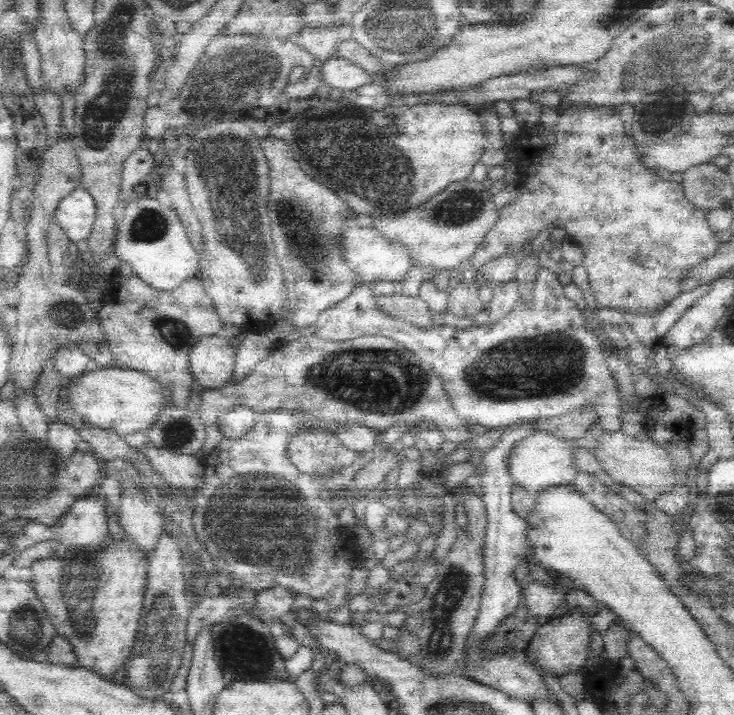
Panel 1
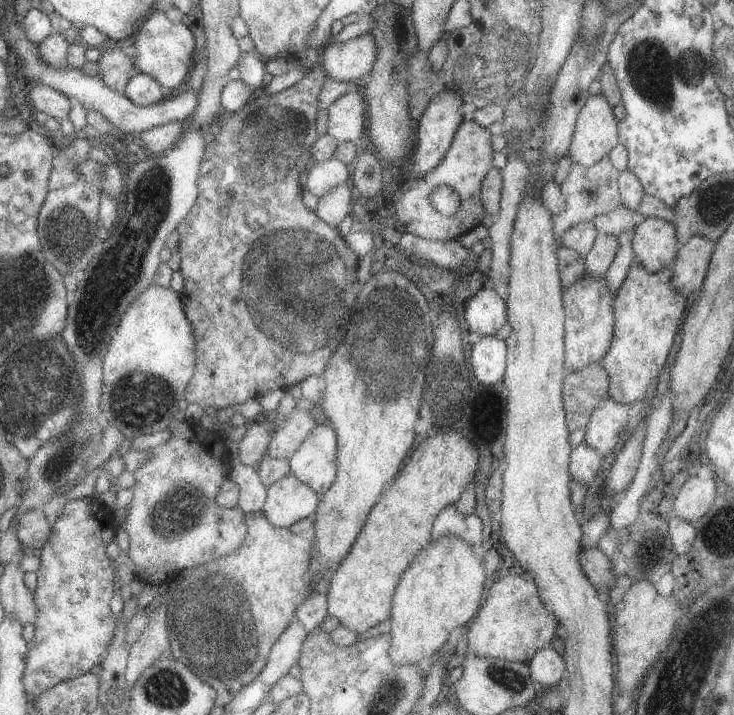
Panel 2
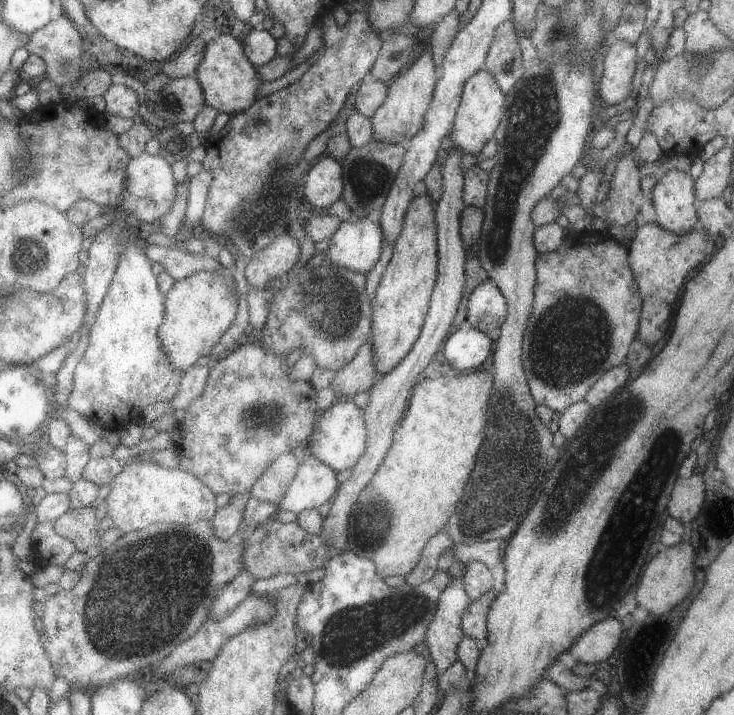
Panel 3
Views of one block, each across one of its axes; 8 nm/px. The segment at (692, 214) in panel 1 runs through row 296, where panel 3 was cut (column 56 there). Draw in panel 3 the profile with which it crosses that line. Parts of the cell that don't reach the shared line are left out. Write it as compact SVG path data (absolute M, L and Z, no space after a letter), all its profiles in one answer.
M197 522L197 524L189 524L189 526L177 526L177 524L149 524L137 532L127 532L123 534L121 538L117 538L111 546L107 546L103 552L99 552L95 558L91 558L85 568L81 570L81 578L77 580L77 584L69 590L59 590L57 594L53 596L47 596L45 598L45 608L43 608L43 616L41 616L41 646L45 648L45 654L49 656L51 660L51 668L55 672L55 678L65 678L71 686L77 684L81 690L93 694L93 690L99 690L107 684L113 684L117 680L125 680L131 672L139 672L141 668L145 666L151 666L155 662L161 662L167 654L173 652L175 646L179 646L181 642L185 642L187 638L191 638L199 628L201 624L205 624L207 620L207 612L209 612L209 606L215 598L217 592L221 592L237 574L241 574L243 570L243 538L235 538L235 540L221 540L213 534L213 528L211 524L207 522Z

